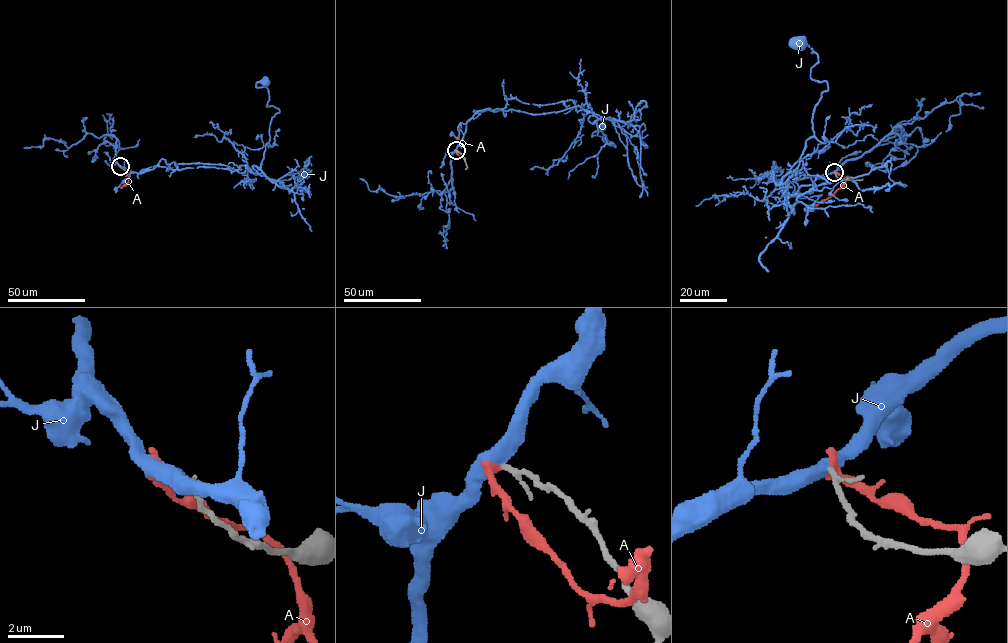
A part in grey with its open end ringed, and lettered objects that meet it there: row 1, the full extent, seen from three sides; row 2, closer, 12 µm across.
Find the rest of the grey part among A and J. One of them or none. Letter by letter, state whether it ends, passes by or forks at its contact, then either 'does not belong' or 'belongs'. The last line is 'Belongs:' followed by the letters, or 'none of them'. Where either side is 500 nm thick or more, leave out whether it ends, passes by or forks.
A: it ends; belongs
J: it passes by; does not belong
Belongs: A

